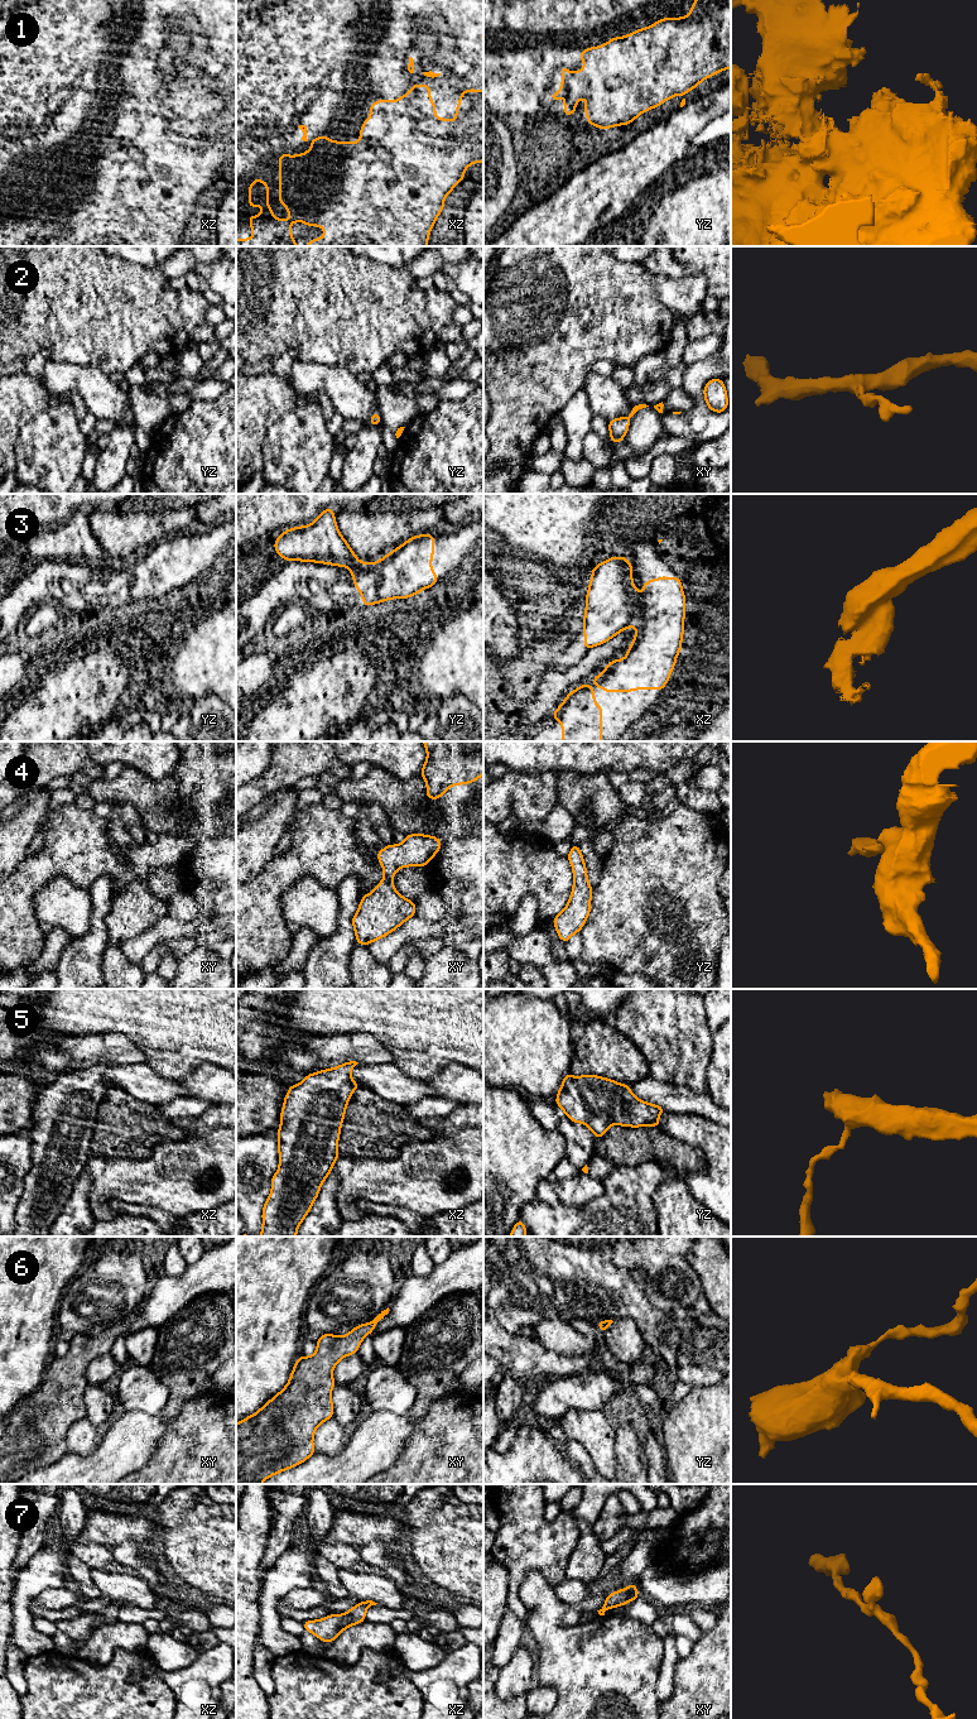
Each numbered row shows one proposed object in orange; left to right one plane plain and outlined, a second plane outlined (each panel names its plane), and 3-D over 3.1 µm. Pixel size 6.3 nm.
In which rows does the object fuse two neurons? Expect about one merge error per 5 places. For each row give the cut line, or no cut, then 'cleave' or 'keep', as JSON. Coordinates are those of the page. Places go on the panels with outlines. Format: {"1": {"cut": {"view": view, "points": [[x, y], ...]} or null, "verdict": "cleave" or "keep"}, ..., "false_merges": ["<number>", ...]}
{"1": {"cut": null, "verdict": "keep"}, "2": {"cut": null, "verdict": "keep"}, "3": {"cut": {"view": "xz", "points": [[640, 605], [634, 624]]}, "verdict": "cleave"}, "4": {"cut": null, "verdict": "keep"}, "5": {"cut": null, "verdict": "keep"}, "6": {"cut": null, "verdict": "keep"}, "7": {"cut": null, "verdict": "keep"}, "false_merges": ["3"]}

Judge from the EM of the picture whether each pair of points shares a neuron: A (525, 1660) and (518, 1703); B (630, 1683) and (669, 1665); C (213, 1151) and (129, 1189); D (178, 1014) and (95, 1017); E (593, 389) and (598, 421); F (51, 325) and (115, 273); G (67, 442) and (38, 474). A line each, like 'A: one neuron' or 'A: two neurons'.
A: two neurons
B: two neurons
C: one neuron
D: one neuron
E: two neurons
F: one neuron
G: one neuron

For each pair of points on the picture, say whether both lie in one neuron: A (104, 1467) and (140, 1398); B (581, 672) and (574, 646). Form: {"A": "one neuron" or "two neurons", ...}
{"A": "two neurons", "B": "two neurons"}

